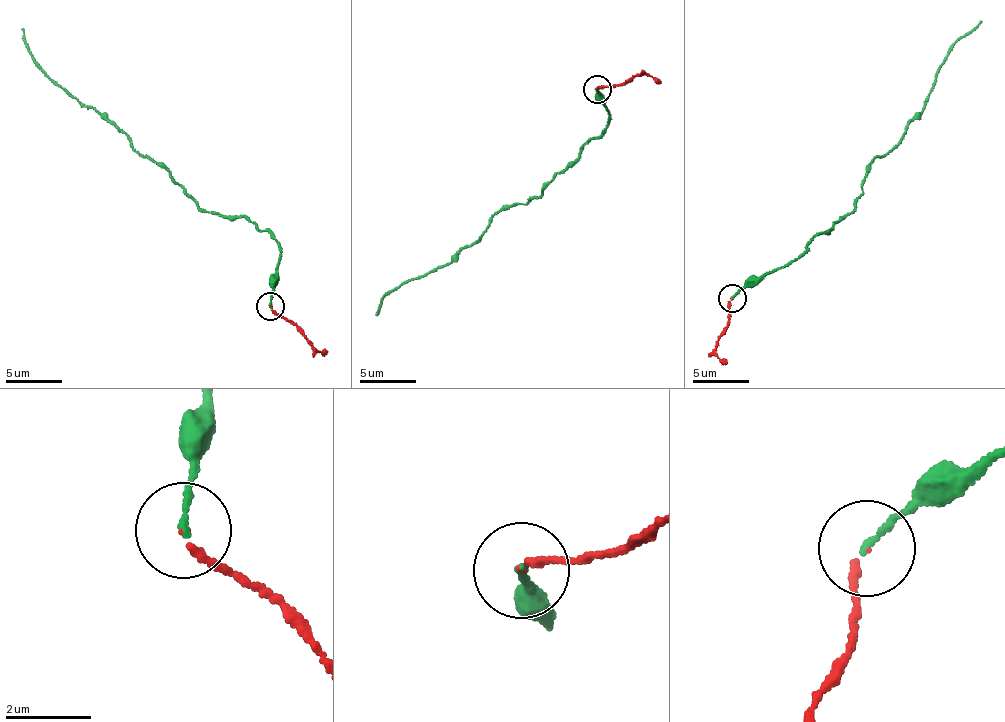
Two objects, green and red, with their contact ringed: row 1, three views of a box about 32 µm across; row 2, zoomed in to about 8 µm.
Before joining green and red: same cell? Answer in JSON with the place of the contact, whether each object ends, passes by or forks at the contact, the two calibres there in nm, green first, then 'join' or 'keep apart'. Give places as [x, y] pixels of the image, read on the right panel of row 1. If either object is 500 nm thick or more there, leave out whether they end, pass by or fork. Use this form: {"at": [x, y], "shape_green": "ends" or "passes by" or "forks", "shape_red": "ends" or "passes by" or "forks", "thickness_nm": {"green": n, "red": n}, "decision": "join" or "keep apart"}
{"at": [732, 298], "shape_green": "ends", "shape_red": "ends", "thickness_nm": {"green": 140, "red": 130}, "decision": "join"}

